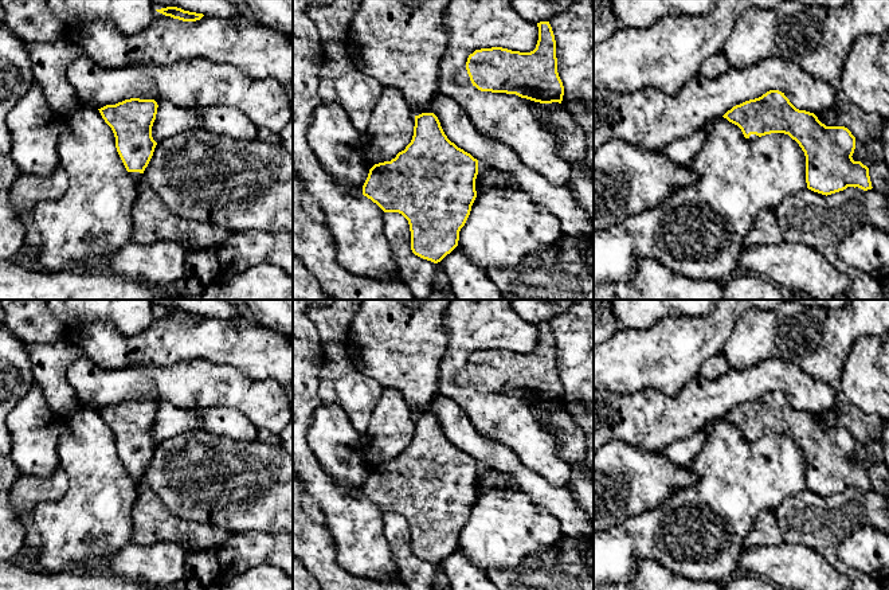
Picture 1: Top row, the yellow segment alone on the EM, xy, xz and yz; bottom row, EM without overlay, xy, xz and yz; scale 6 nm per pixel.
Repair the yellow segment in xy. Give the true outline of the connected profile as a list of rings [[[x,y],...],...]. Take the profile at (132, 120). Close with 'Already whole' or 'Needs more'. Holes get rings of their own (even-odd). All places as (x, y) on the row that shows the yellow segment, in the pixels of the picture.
[[[130,98],[98,109],[114,133],[115,148],[126,171],[138,187],[157,145],[152,137],[157,108],[154,99]]]. Needs more

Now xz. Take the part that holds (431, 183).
[[[422,113],[415,116],[414,136],[406,149],[391,161],[375,164],[369,169],[363,185],[363,195],[376,203],[384,212],[402,214],[410,224],[412,253],[438,263],[458,246],[459,231],[465,226],[477,198],[477,175],[478,160],[447,138],[434,113]]]. Already whole

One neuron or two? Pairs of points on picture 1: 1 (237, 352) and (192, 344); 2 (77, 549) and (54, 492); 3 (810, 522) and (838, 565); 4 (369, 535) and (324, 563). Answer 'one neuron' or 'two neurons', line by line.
1: one neuron
2: two neurons
3: one neuron
4: two neurons

